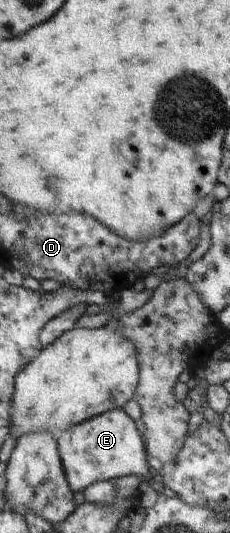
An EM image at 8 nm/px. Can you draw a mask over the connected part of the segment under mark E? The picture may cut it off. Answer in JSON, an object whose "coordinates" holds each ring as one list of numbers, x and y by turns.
{"coordinates":[[123,409,103,413,99,417,80,423,62,434,57,434,60,455,73,492,84,492,88,486,103,481,139,475,149,477,148,447,144,435,139,434,135,420]]}

